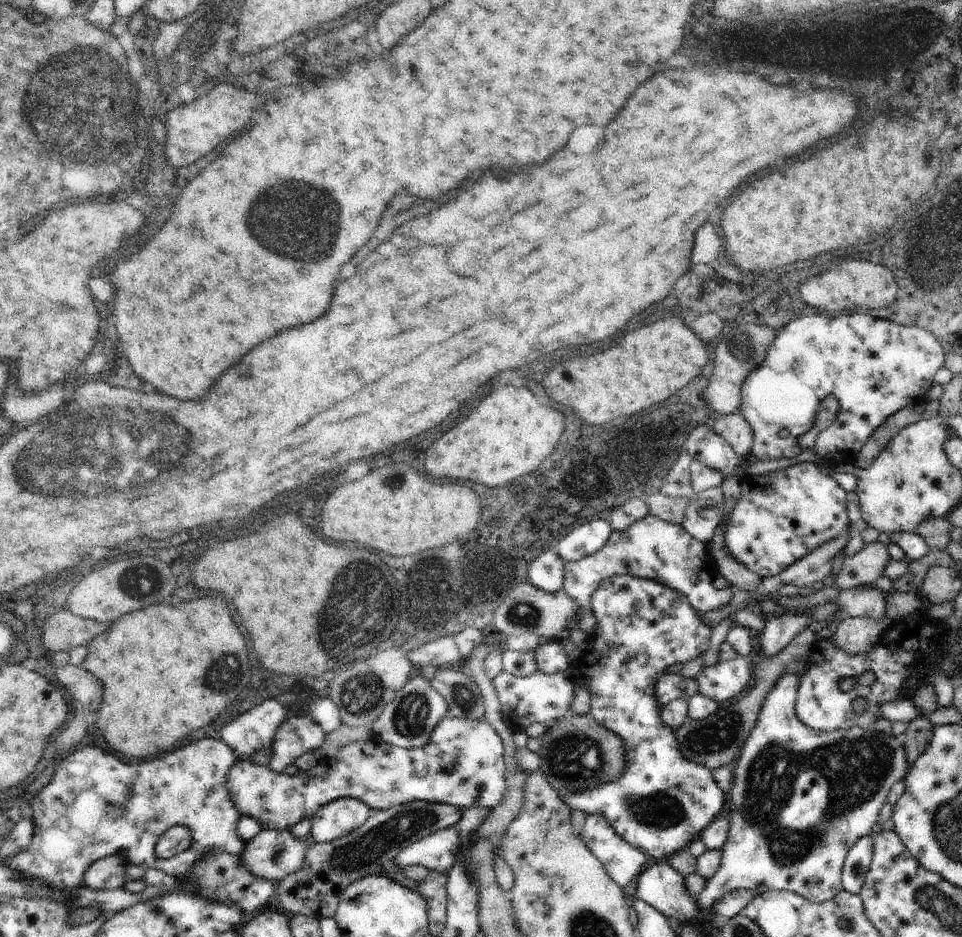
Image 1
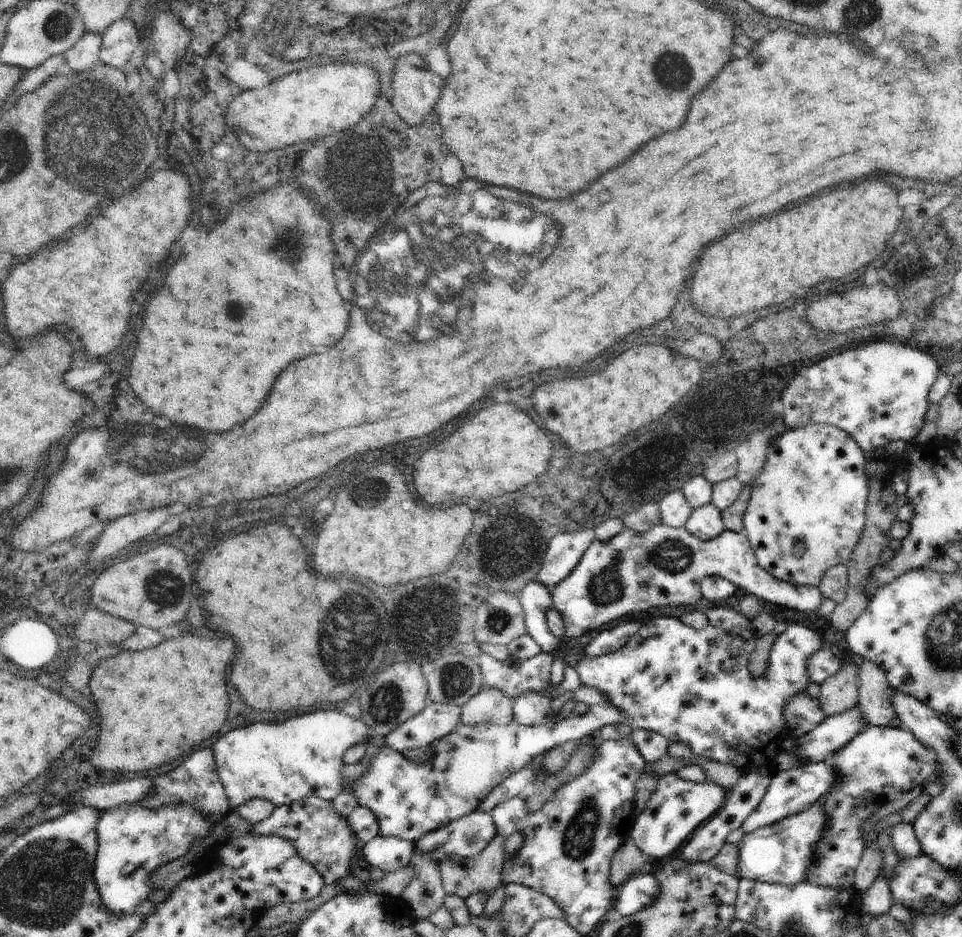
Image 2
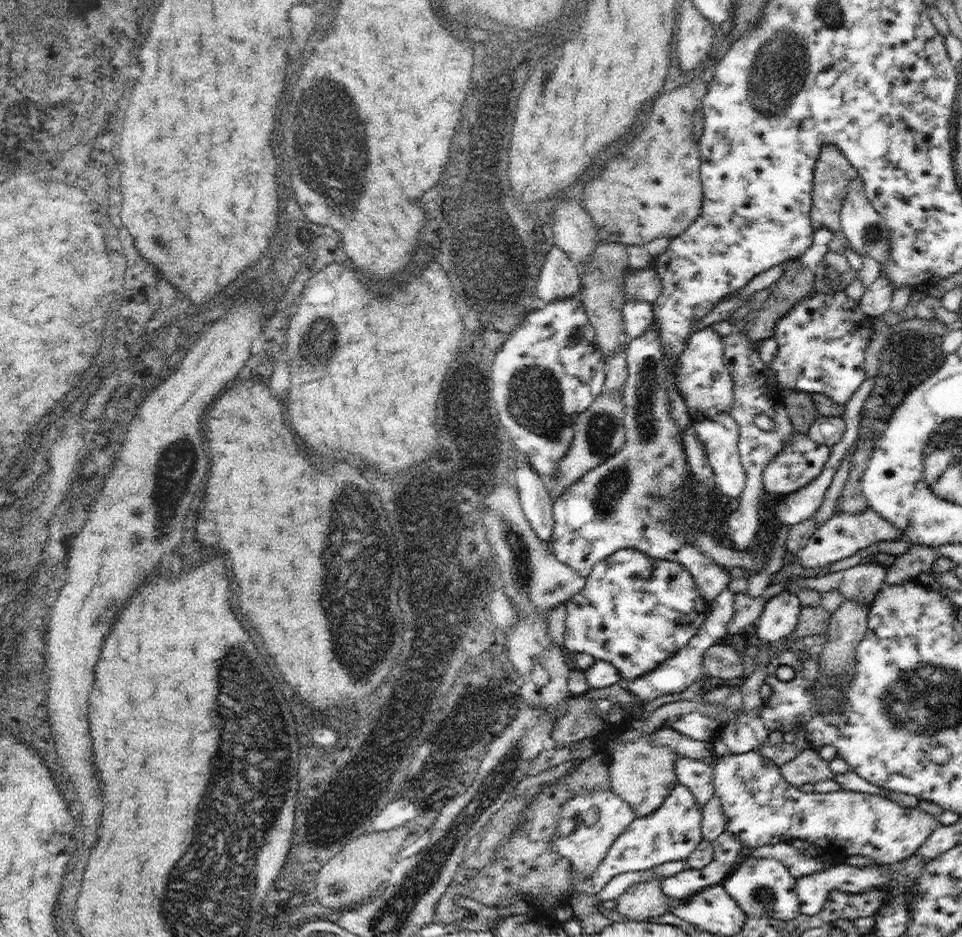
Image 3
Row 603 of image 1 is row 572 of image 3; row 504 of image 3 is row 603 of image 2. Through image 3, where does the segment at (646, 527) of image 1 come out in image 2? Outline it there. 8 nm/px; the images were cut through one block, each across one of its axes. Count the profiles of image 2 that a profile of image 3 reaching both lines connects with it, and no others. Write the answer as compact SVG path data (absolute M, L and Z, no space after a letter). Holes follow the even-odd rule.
M659 524L645 534L637 534L633 530L621 530L617 536L609 538L607 542L593 540L589 548L585 550L585 554L581 556L581 560L577 562L577 566L569 572L569 576L565 576L563 582L551 588L553 608L561 614L565 624L565 636L561 640L569 640L575 636L579 638L587 632L595 634L599 626L609 624L627 614L645 612L647 608L695 604L701 598L701 582L711 576L729 580L731 584L739 588L739 592L755 596L759 602L771 602L795 612L817 612L817 608L825 600L817 586L791 586L791 582L779 582L777 578L767 574L757 564L755 552L743 534L721 532L717 538L709 542L701 542L699 538L689 534L685 528L671 528L671 526Z

